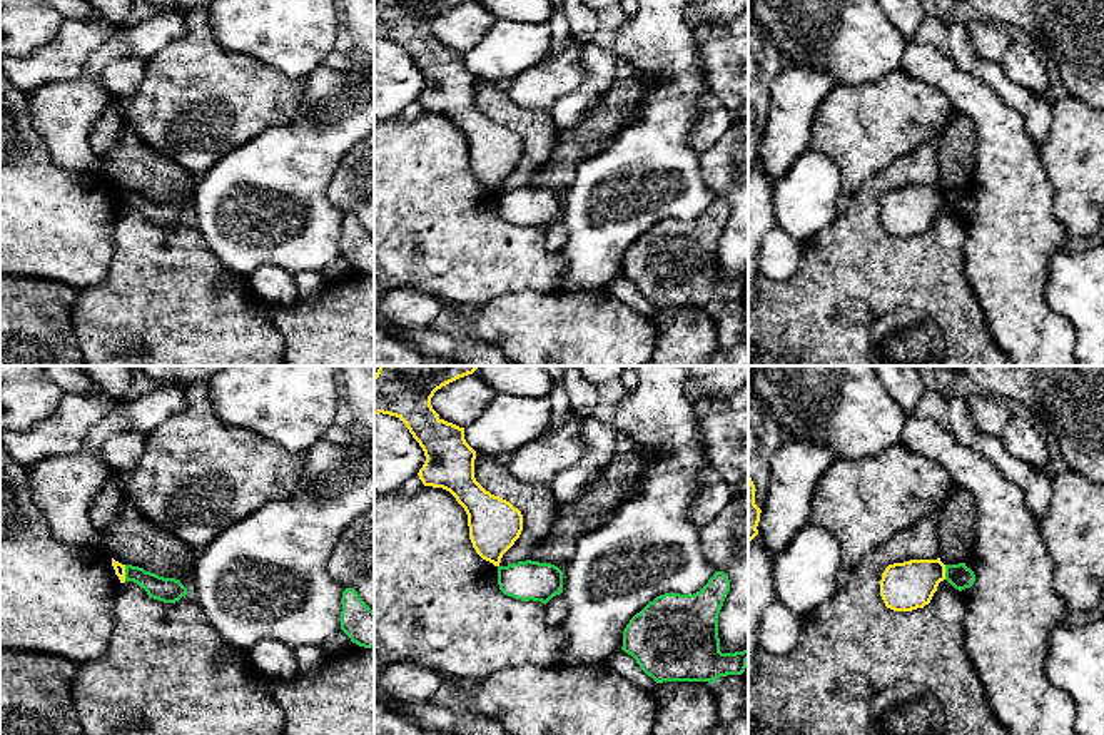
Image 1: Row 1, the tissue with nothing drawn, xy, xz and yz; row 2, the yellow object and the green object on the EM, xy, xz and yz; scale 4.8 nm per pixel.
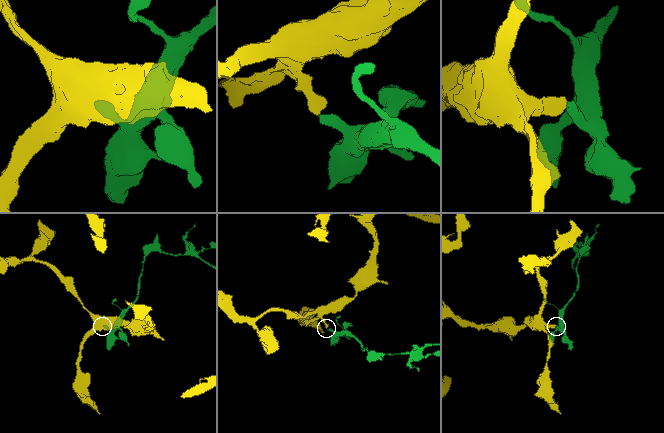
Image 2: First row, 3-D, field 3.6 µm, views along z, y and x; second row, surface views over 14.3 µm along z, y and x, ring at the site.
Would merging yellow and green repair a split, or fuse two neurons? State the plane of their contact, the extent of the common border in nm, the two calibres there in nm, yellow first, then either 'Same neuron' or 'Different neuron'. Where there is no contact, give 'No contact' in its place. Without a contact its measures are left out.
Touches yellow in xy. Shared border 80 nm. Thickness 50 nm (yellow) against 130 nm. Different neuron

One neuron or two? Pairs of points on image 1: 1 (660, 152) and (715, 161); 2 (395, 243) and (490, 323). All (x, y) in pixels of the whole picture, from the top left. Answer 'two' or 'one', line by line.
1: two
2: two

